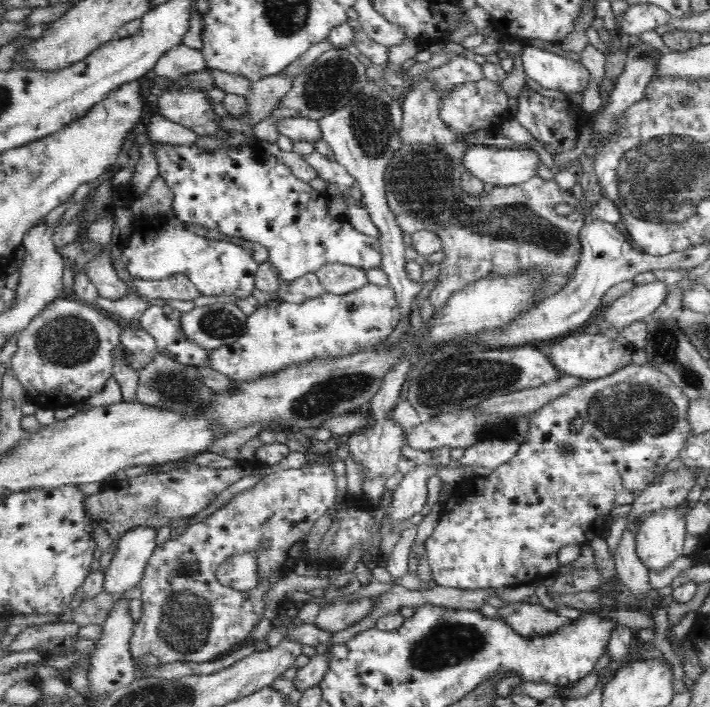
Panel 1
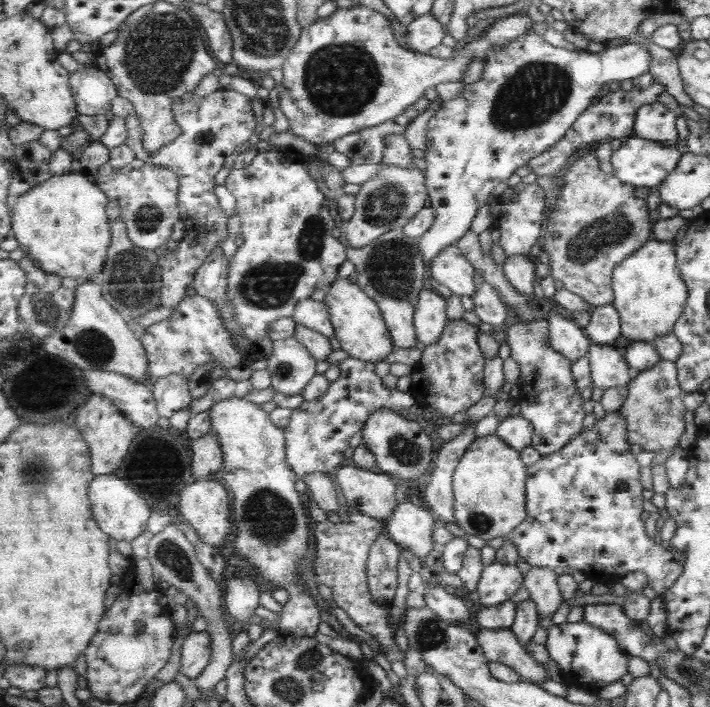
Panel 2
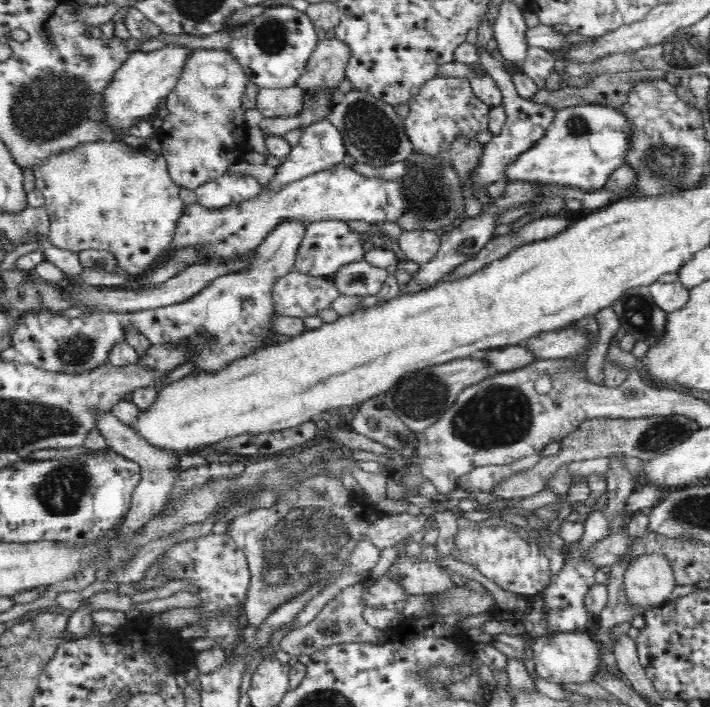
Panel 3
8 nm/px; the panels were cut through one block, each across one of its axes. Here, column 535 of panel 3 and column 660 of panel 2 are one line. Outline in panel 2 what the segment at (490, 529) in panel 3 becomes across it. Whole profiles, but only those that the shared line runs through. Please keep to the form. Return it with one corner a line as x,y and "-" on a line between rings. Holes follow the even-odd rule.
618,411
606,412
605,416
601,420
597,420
591,429
583,430
575,440
571,440
569,444
566,444
566,448
563,448
560,452
543,455
539,462
531,464
527,468
527,482
526,482
526,495
527,495
527,520
523,524
519,524
517,528
510,534
509,538
518,550
518,554
533,566
541,566
541,568
551,568
553,572
557,572
559,575
570,575
575,570
580,570
587,579
592,581
613,584
624,576
629,575
631,572
643,572
647,574
650,581
649,586
656,592
657,595
670,590
673,586
675,579
678,578
679,573
683,570
683,563
685,562
685,556
678,547
663,548
663,544
655,542
653,537
645,530
645,520
643,520
643,495
646,493
646,487
641,484
642,479
642,465
639,464
636,456
631,454
630,436
627,432
627,420
621,416

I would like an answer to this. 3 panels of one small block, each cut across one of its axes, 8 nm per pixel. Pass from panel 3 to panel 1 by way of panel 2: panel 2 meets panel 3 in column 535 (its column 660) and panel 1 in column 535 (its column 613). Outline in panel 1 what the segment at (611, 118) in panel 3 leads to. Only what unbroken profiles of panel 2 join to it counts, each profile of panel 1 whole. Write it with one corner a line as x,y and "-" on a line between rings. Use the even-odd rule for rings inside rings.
478,144
466,145
459,162
463,171
466,170
468,175
480,180
487,188
526,183
537,175
535,169
539,166
538,155
528,149
502,149

